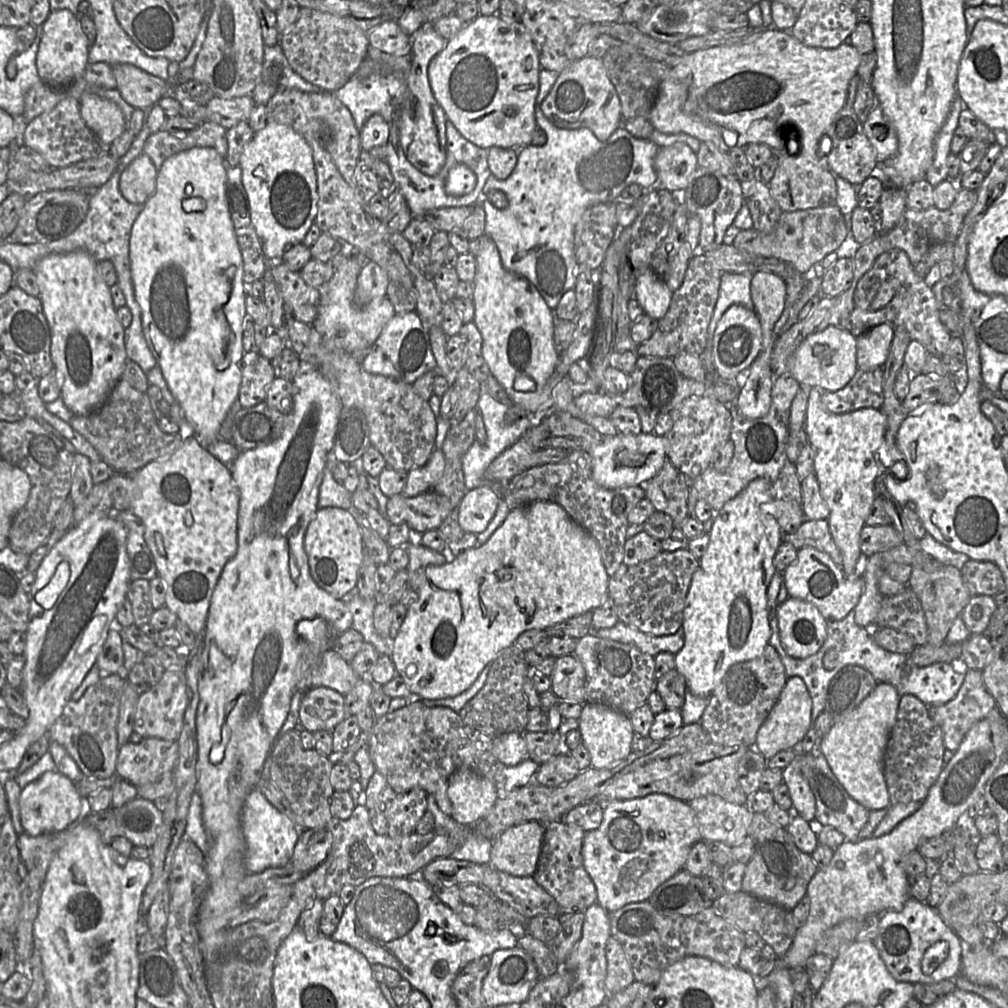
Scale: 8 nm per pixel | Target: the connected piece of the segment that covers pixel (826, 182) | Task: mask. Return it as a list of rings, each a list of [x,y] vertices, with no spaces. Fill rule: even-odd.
[[[773,146],[770,148],[773,156],[778,160],[778,165],[768,185],[772,197],[783,212],[835,204],[837,197],[836,176],[829,169],[814,164],[801,153],[790,156],[781,149]]]

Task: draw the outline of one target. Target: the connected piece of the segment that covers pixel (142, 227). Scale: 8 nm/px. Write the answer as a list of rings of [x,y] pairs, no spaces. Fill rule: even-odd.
[[[194,147],[167,158],[157,174],[155,192],[143,204],[143,209],[133,223],[129,244],[130,272],[135,300],[141,309],[143,334],[148,347],[160,367],[167,386],[176,403],[182,408],[186,420],[201,443],[220,439],[219,430],[229,410],[237,401],[242,379],[240,362],[244,354],[242,336],[247,315],[243,281],[243,260],[237,242],[226,198],[226,163],[218,152],[209,147]]]

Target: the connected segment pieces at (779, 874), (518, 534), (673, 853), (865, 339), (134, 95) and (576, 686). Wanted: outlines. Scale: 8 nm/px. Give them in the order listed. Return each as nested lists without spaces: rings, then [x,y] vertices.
[[[753,812],[751,824],[748,828],[748,836],[753,839],[755,850],[747,863],[741,891],[792,911],[807,893],[808,884],[818,870],[816,862],[810,854],[797,848],[786,828],[771,823],[764,813]]]
[[[534,501],[511,510],[504,522],[481,546],[458,555],[452,562],[431,566],[425,572],[424,582],[418,591],[418,599],[407,608],[406,618],[397,637],[393,641],[392,659],[399,676],[409,690],[422,699],[443,699],[457,696],[467,690],[488,663],[492,663],[498,653],[514,644],[516,638],[529,629],[546,629],[586,611],[594,611],[607,599],[608,576],[603,565],[598,543],[583,527],[573,521],[558,504],[548,501]]]
[[[652,793],[640,798],[611,800],[604,803],[603,809],[600,826],[584,836],[582,858],[595,884],[597,903],[611,913],[627,904],[648,900],[659,885],[684,869],[691,848],[702,841],[702,837],[689,803],[666,794]]]
[[[884,323],[857,337],[857,368],[869,371],[882,368],[887,360],[895,327]]]
[[[129,64],[111,65],[123,99],[134,108],[151,108],[171,92],[172,85],[157,76]]]
[[[574,654],[556,658],[549,675],[558,700],[586,703],[585,669]]]

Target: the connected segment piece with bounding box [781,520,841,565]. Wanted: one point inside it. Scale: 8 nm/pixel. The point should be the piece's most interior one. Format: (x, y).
(816, 534)

